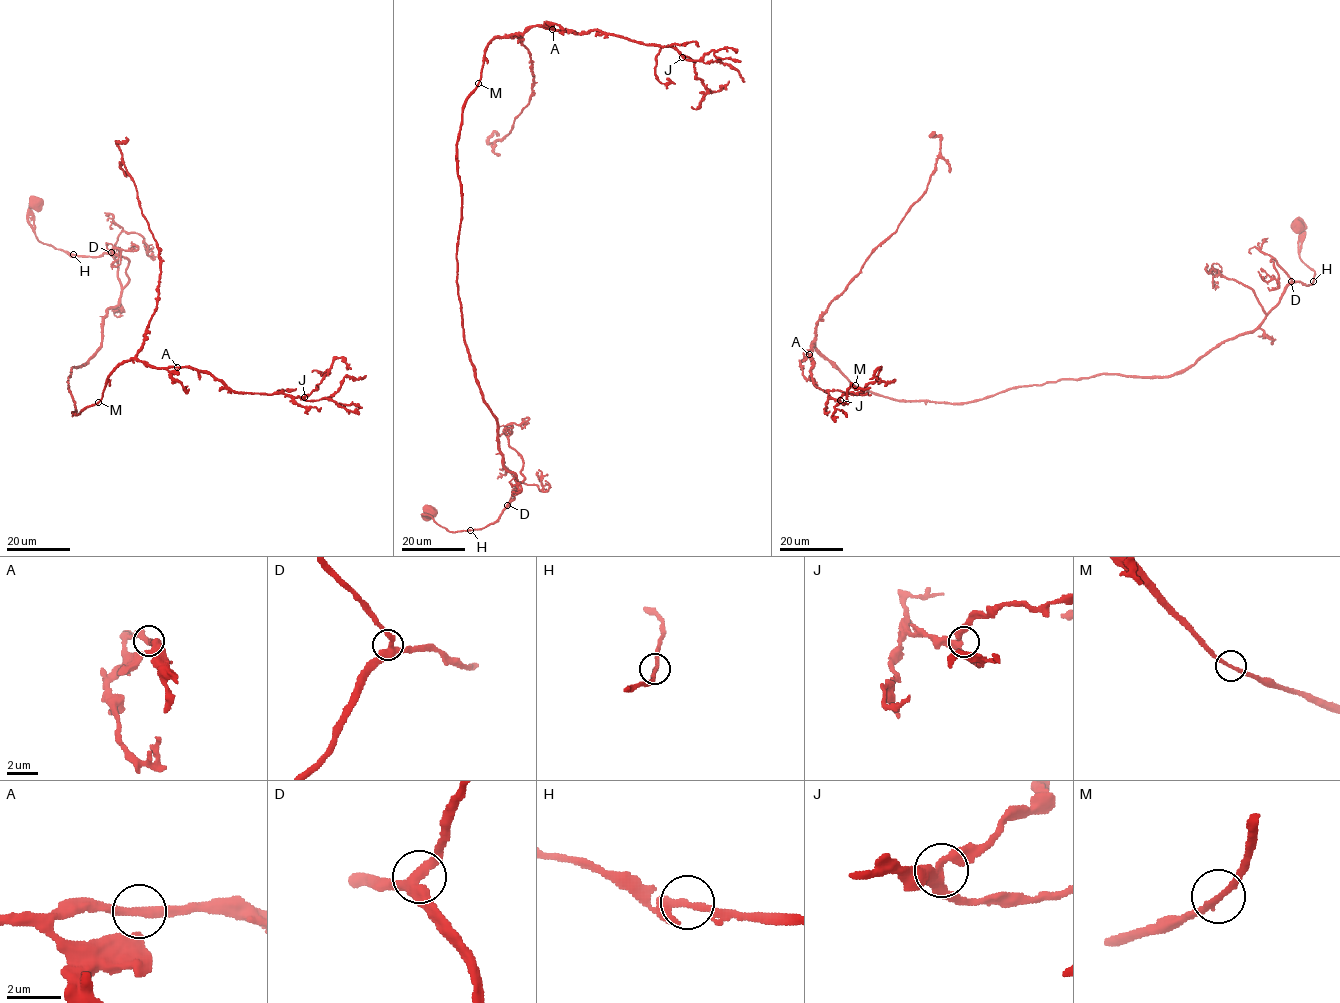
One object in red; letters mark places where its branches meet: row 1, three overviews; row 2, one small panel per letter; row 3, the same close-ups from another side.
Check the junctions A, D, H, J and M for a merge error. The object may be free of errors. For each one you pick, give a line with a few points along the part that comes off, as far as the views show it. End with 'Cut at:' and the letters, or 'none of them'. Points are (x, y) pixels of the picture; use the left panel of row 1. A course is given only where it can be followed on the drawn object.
Cut at: none of them

